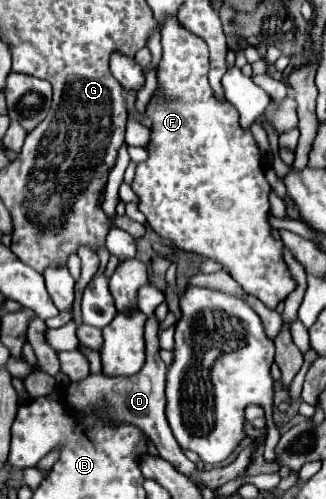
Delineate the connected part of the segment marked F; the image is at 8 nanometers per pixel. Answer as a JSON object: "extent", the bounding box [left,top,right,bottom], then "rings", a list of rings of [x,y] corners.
{"extent":[132,16,296,308],"rings":[[[166,16],[162,20],[162,28],[160,28],[160,40],[162,40],[162,60],[158,62],[158,68],[156,68],[156,80],[158,80],[158,86],[146,106],[146,116],[152,120],[152,126],[150,126],[150,142],[146,144],[146,150],[148,150],[148,158],[140,164],[136,164],[136,174],[134,174],[134,182],[132,182],[132,190],[138,194],[140,202],[138,202],[138,208],[140,212],[146,216],[146,222],[150,224],[150,228],[164,240],[170,240],[172,246],[176,250],[184,250],[184,252],[194,252],[194,254],[200,254],[204,258],[210,258],[214,262],[220,262],[224,266],[224,270],[252,296],[256,296],[258,300],[262,300],[268,308],[276,308],[278,302],[286,300],[286,296],[296,290],[296,280],[292,276],[292,272],[288,270],[286,262],[284,262],[284,244],[282,240],[276,240],[272,236],[272,226],[270,226],[270,184],[266,182],[264,178],[264,168],[262,168],[262,156],[260,156],[260,150],[258,150],[258,144],[252,136],[250,130],[244,130],[240,126],[240,116],[238,116],[238,110],[228,102],[228,100],[222,100],[214,94],[212,86],[208,84],[208,46],[206,42],[192,34],[190,30],[186,30],[178,20],[176,16]]]}

